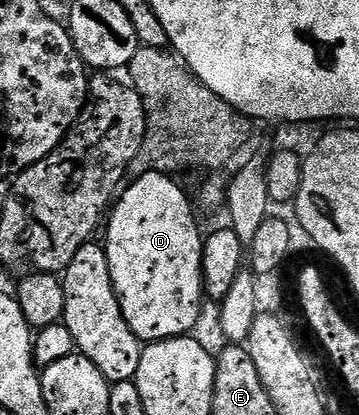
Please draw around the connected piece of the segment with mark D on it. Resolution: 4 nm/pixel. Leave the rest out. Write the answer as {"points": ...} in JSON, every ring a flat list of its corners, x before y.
{"points":[[141,172,136,176,138,178,133,183,130,181,120,191,108,215,103,245,107,252,107,264,111,268,113,290,117,294,123,316,131,332,135,332,142,343,148,344,162,342,164,338,188,335,192,331,189,329,201,318,203,233,197,227,197,218,193,215,192,204,189,203,190,195,182,190,180,181,167,174,152,172]]}

